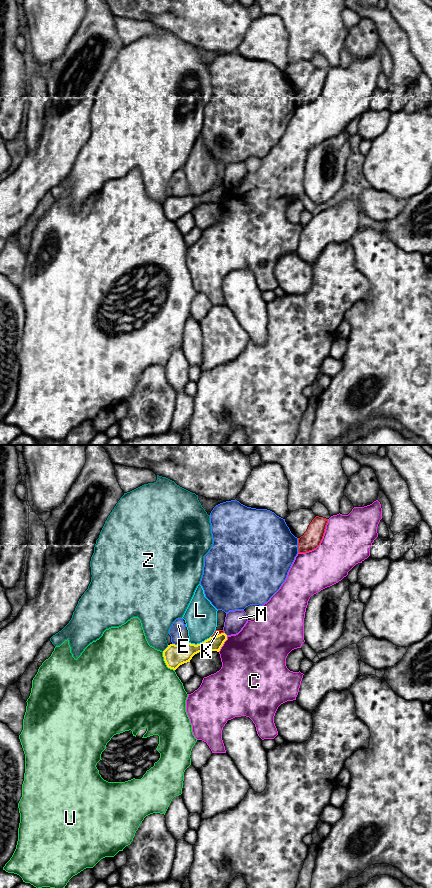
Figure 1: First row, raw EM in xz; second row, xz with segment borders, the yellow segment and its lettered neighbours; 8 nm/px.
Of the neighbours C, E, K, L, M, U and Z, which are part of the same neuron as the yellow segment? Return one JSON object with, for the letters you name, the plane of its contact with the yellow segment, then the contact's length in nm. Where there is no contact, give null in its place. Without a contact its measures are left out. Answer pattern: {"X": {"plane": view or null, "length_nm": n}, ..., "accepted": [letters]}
{"accepted": []}

